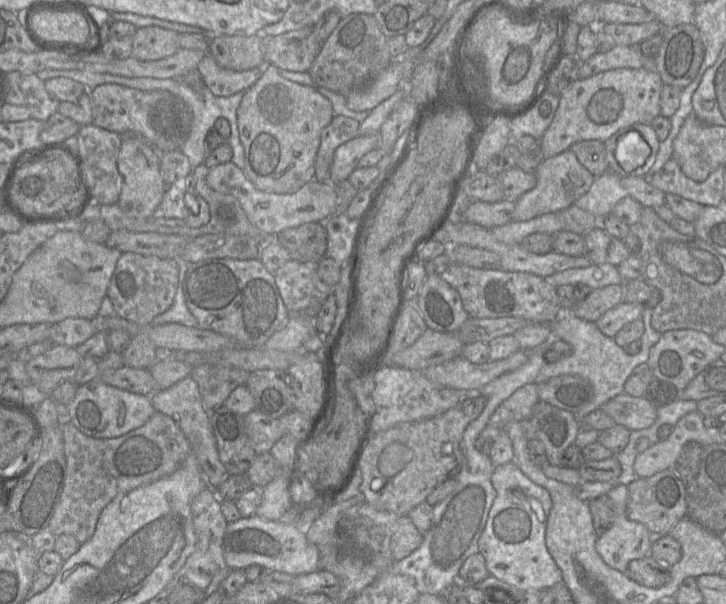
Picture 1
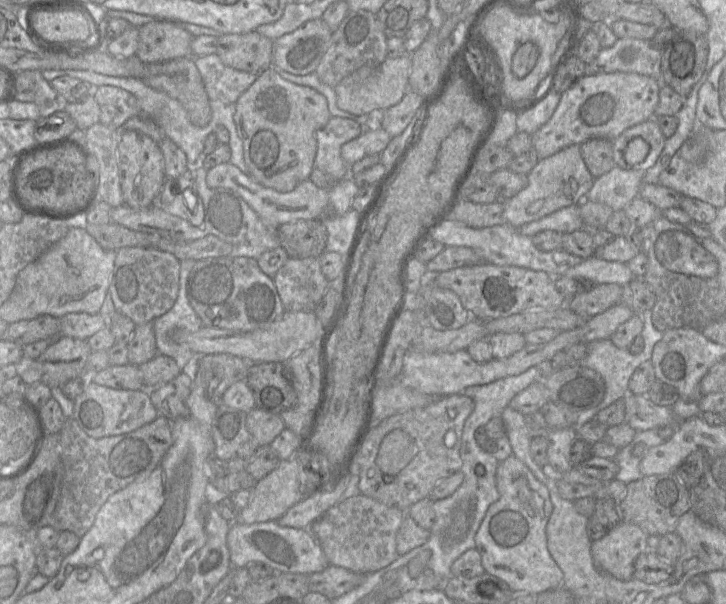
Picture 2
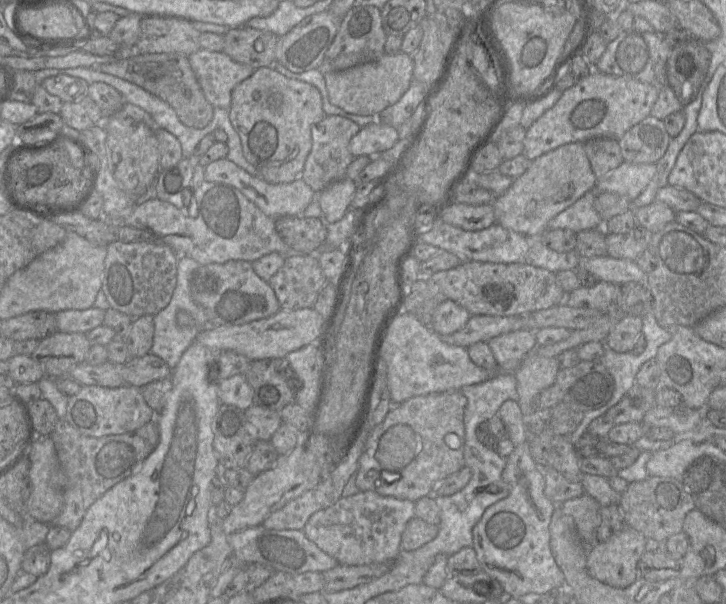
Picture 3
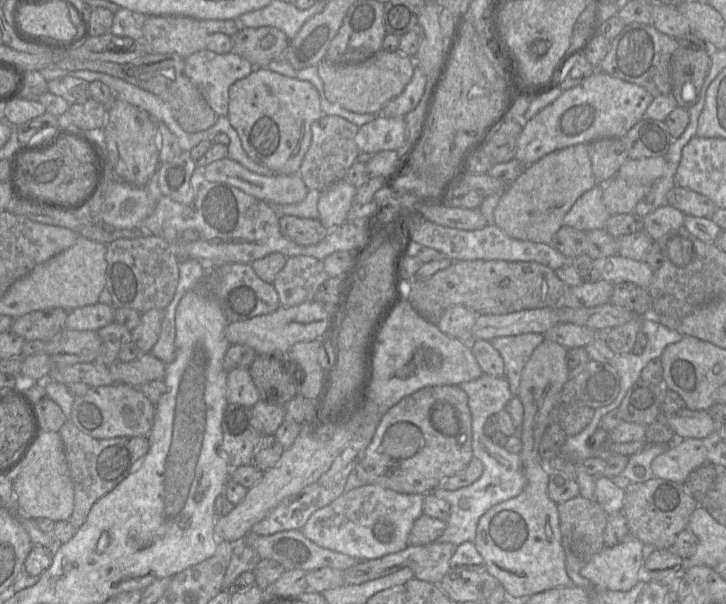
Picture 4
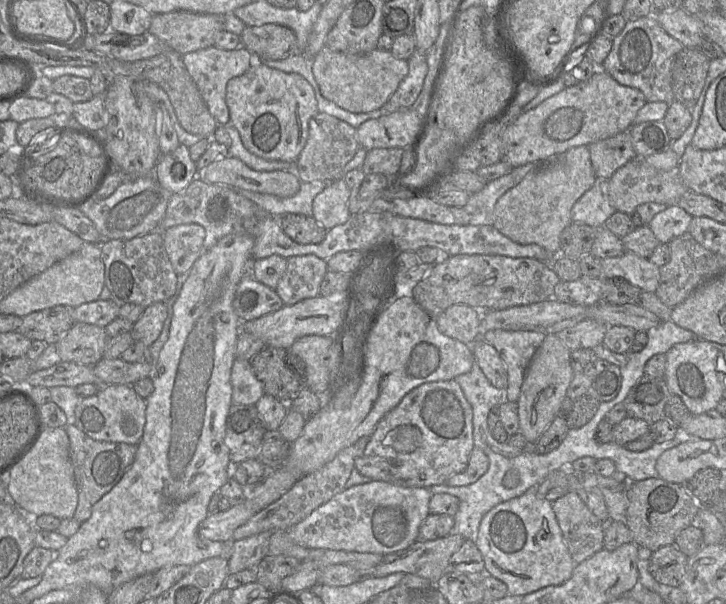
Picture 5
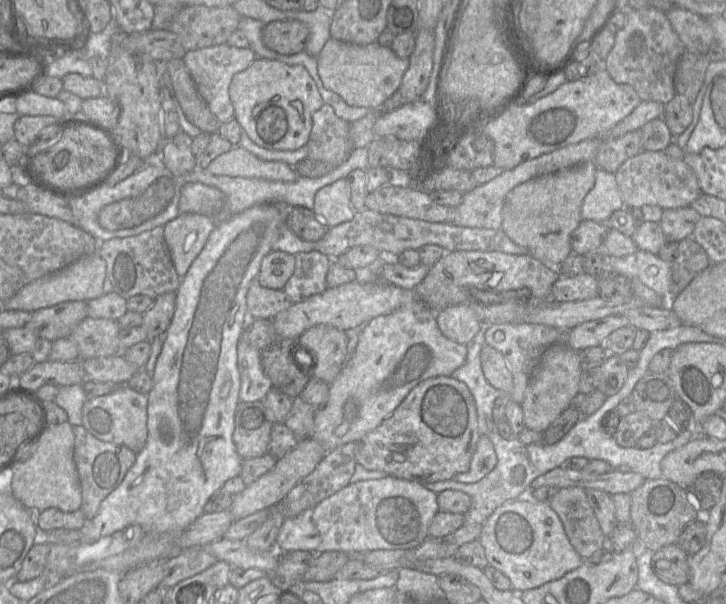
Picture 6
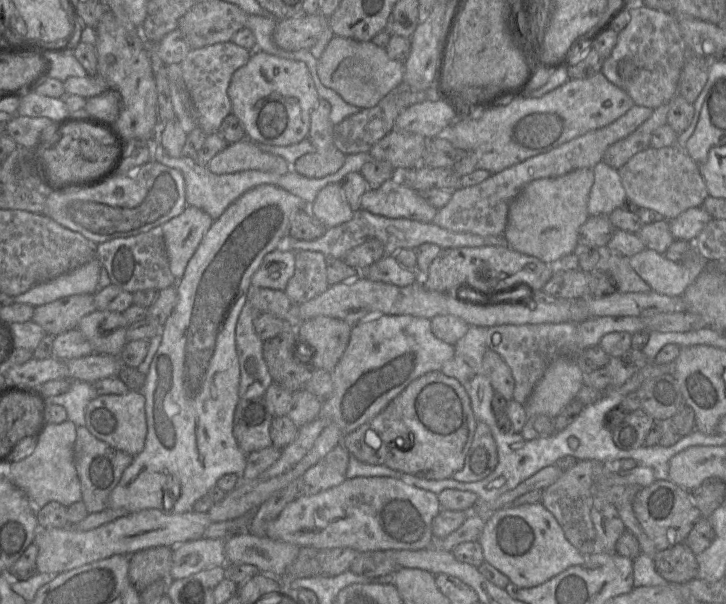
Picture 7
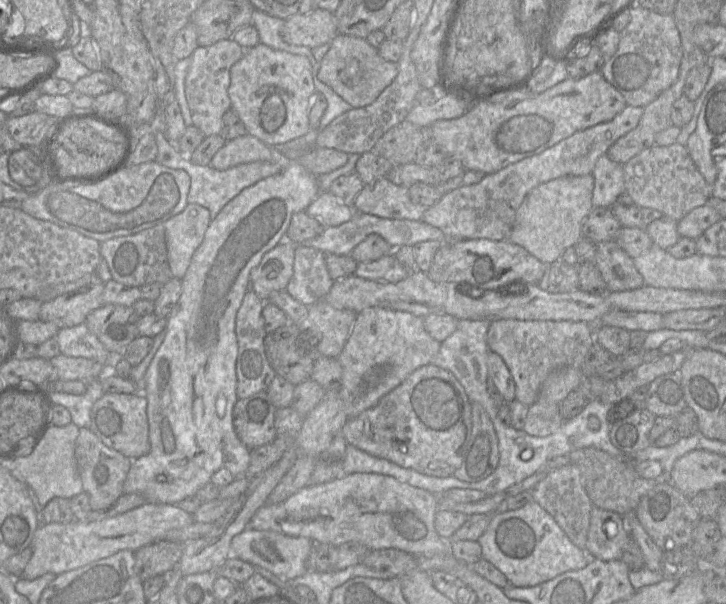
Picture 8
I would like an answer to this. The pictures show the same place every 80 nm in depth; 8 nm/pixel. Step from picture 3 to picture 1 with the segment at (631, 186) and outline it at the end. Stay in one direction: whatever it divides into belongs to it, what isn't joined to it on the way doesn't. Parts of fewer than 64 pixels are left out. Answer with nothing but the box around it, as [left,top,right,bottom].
[574,171,628,219]

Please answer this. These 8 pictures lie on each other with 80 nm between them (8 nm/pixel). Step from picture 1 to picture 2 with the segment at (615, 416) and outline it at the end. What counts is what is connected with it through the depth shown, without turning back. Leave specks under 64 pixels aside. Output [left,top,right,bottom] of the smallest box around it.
[625,393,675,431]

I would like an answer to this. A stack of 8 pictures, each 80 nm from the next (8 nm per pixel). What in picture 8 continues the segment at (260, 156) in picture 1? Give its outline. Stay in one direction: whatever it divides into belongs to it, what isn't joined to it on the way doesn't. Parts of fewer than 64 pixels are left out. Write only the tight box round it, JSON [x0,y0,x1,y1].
[228,43,315,147]

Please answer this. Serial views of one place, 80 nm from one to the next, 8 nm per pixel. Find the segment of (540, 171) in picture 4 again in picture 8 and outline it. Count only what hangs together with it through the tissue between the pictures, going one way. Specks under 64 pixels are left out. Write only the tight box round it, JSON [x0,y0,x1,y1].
[509,173,593,265]

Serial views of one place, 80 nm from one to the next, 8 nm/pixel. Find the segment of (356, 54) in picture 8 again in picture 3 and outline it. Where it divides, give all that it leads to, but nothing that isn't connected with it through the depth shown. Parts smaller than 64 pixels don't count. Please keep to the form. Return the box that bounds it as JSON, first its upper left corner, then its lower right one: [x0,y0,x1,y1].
[324,52,412,116]

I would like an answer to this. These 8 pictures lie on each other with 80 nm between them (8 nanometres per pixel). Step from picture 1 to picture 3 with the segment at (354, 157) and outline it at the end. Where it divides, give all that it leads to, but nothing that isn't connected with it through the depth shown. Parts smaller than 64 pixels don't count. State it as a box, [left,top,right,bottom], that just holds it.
[349,122,398,157]

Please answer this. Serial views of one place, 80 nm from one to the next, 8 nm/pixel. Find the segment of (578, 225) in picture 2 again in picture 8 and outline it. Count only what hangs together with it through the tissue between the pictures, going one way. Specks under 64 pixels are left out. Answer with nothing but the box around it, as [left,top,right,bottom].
[592,154,626,208]

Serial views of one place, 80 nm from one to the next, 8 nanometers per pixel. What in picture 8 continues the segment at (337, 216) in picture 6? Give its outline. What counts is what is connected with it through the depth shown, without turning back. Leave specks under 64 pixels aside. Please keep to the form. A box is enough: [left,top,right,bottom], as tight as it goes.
[306,191,355,227]

